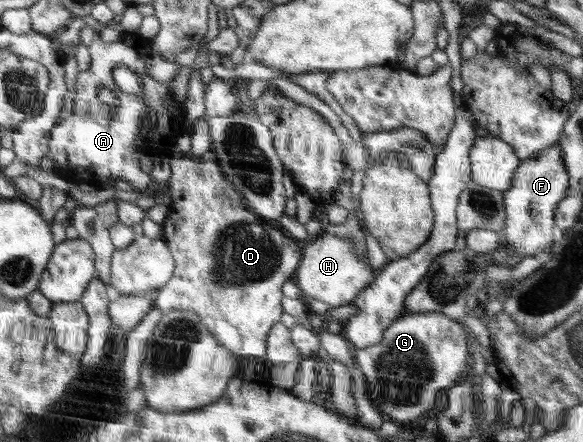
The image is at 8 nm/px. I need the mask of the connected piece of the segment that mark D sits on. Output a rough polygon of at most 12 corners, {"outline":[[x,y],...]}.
{"outline":[[212,149],[170,158],[154,307],[266,355],[302,248]]}

